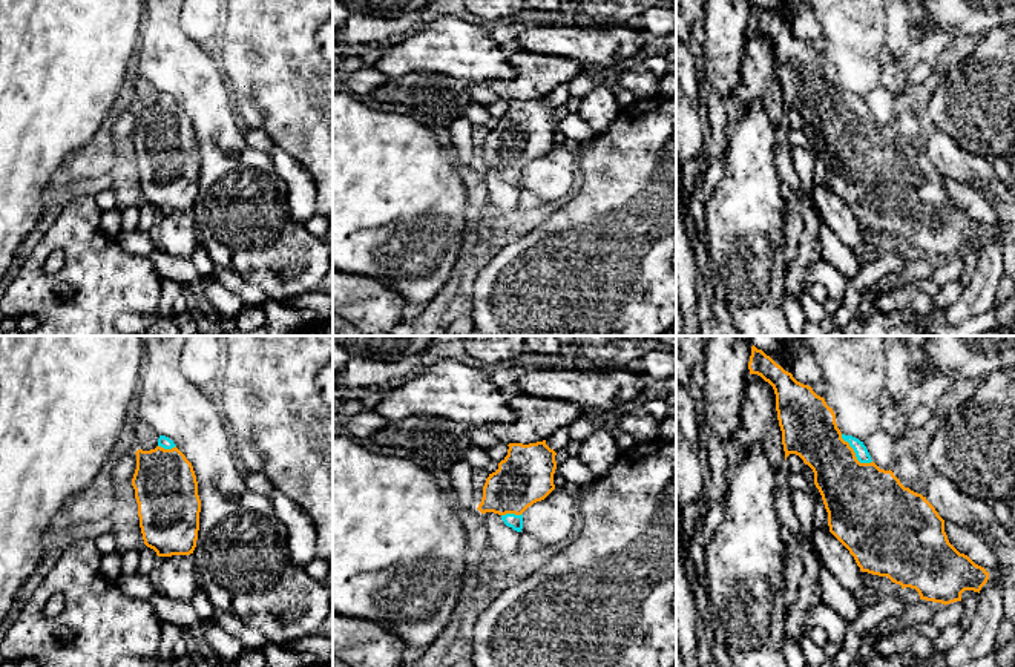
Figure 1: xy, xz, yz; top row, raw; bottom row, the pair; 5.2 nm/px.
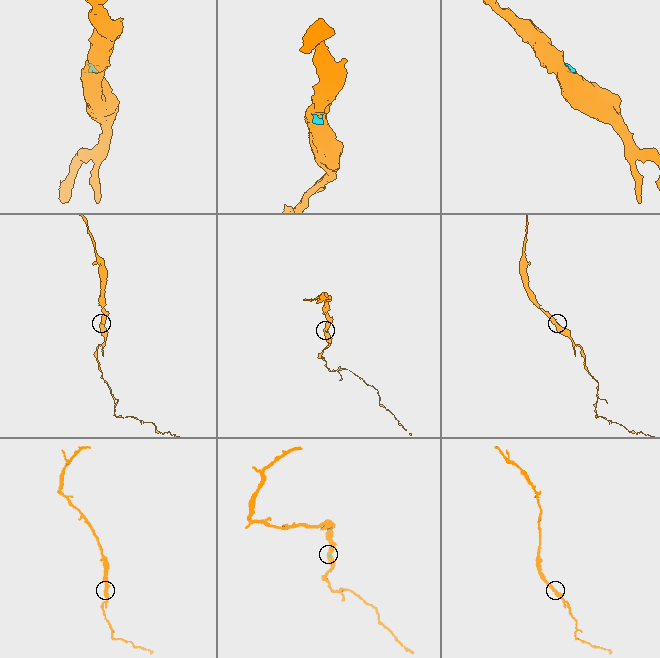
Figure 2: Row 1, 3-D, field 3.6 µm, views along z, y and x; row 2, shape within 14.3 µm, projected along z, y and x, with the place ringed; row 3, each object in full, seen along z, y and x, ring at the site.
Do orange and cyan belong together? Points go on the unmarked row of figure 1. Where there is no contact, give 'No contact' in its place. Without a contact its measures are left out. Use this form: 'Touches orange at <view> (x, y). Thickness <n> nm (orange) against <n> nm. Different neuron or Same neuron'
Touches orange at yz (854, 111). Thickness 380 nm (orange) against 70 nm. Same neuron

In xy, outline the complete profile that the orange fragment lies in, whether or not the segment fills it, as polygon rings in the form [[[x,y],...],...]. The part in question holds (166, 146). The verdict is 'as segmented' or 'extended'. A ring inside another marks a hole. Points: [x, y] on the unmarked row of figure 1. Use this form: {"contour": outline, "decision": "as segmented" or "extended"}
{"contour": [[[166,92],[155,106],[135,110],[132,143],[144,201],[158,213],[193,210],[201,156],[192,120]]], "decision": "extended"}

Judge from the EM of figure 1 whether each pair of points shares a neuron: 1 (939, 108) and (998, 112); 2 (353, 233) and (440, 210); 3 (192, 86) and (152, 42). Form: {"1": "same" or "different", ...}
{"1": "same", "2": "same", "3": "same"}

